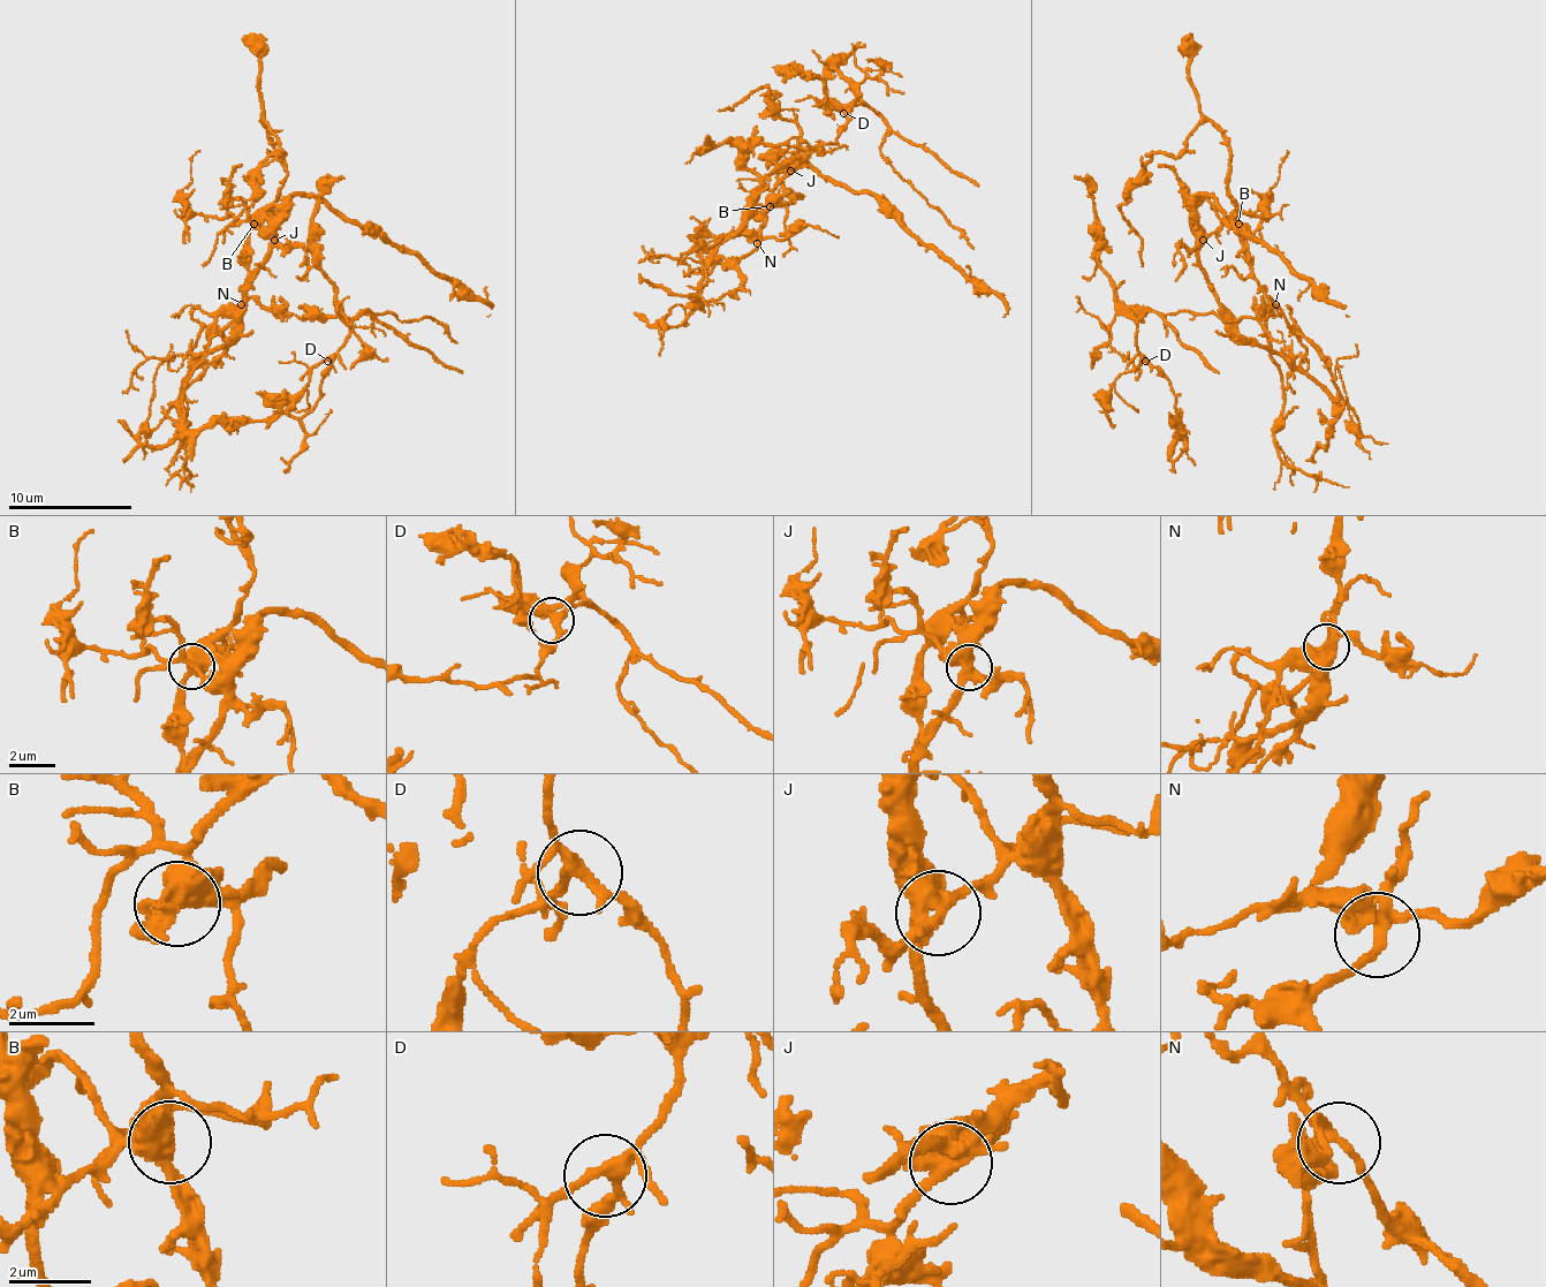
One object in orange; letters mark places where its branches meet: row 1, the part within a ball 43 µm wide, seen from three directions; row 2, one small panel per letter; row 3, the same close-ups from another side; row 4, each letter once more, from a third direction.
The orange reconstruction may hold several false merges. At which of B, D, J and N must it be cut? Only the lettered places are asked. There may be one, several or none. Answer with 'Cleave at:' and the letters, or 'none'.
Cleave at: J

